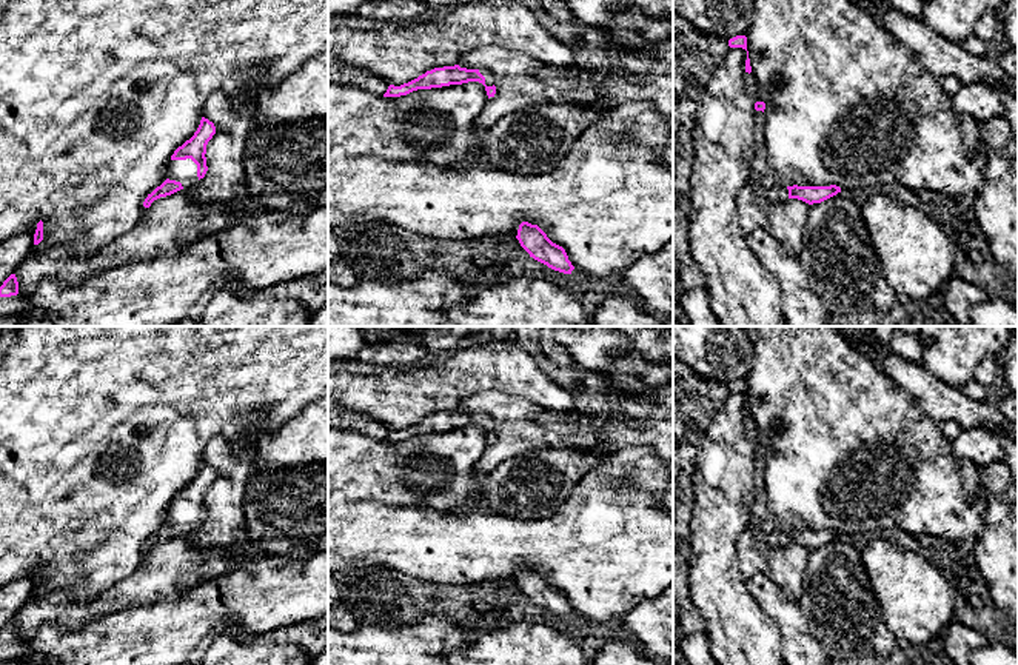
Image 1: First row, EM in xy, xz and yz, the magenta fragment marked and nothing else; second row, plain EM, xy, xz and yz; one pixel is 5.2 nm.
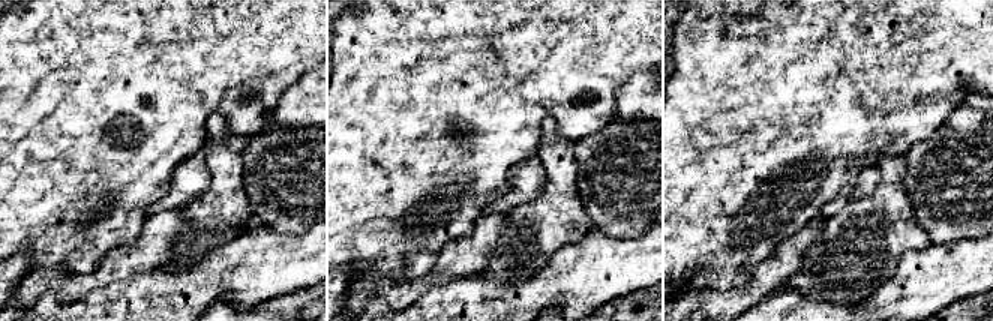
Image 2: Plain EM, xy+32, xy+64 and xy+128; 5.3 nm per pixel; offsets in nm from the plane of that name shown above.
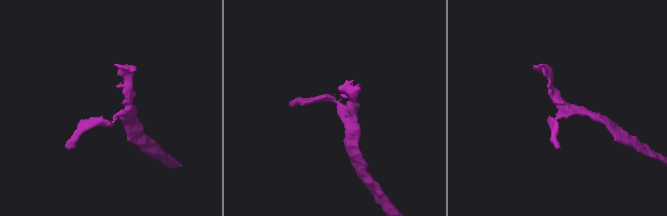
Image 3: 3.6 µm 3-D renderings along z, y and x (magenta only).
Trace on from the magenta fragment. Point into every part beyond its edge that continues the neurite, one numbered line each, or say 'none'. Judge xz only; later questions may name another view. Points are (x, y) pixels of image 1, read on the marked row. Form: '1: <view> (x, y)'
1: xz (490, 77)

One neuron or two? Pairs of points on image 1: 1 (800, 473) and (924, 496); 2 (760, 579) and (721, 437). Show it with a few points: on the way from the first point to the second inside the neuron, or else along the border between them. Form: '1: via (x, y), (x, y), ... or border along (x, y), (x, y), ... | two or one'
1: via (827, 501), (874, 522), (892, 514) | one
2: border along (746, 582), (752, 596), (767, 613) | two

